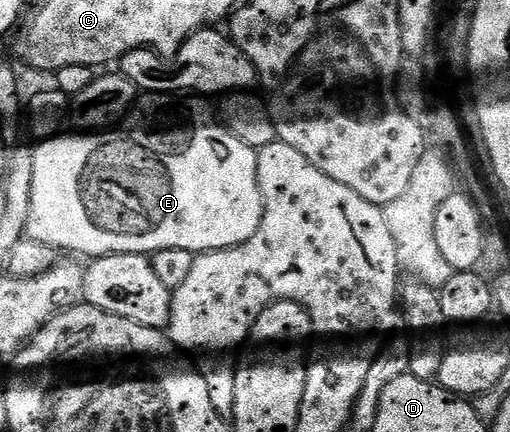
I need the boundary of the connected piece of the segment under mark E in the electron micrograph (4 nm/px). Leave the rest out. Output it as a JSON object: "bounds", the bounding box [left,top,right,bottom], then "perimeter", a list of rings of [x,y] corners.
{"bounds":[26,94,264,258],"perimeter":[[[156,94],[144,99],[139,101],[138,107],[131,113],[132,120],[136,123],[133,128],[120,128],[117,132],[100,130],[95,134],[76,134],[80,136],[56,136],[53,140],[44,140],[37,146],[36,153],[32,156],[32,170],[30,169],[29,198],[31,204],[26,231],[27,239],[37,240],[46,246],[54,246],[57,250],[64,251],[65,248],[68,252],[81,252],[82,255],[88,256],[87,258],[95,258],[112,256],[116,252],[151,254],[158,250],[170,250],[171,248],[190,250],[193,254],[213,252],[219,248],[233,248],[244,244],[255,234],[264,213],[264,199],[260,193],[256,173],[257,149],[247,148],[237,136],[233,136],[228,131],[219,119],[216,121],[204,109],[203,99],[181,98],[176,94]]]}

